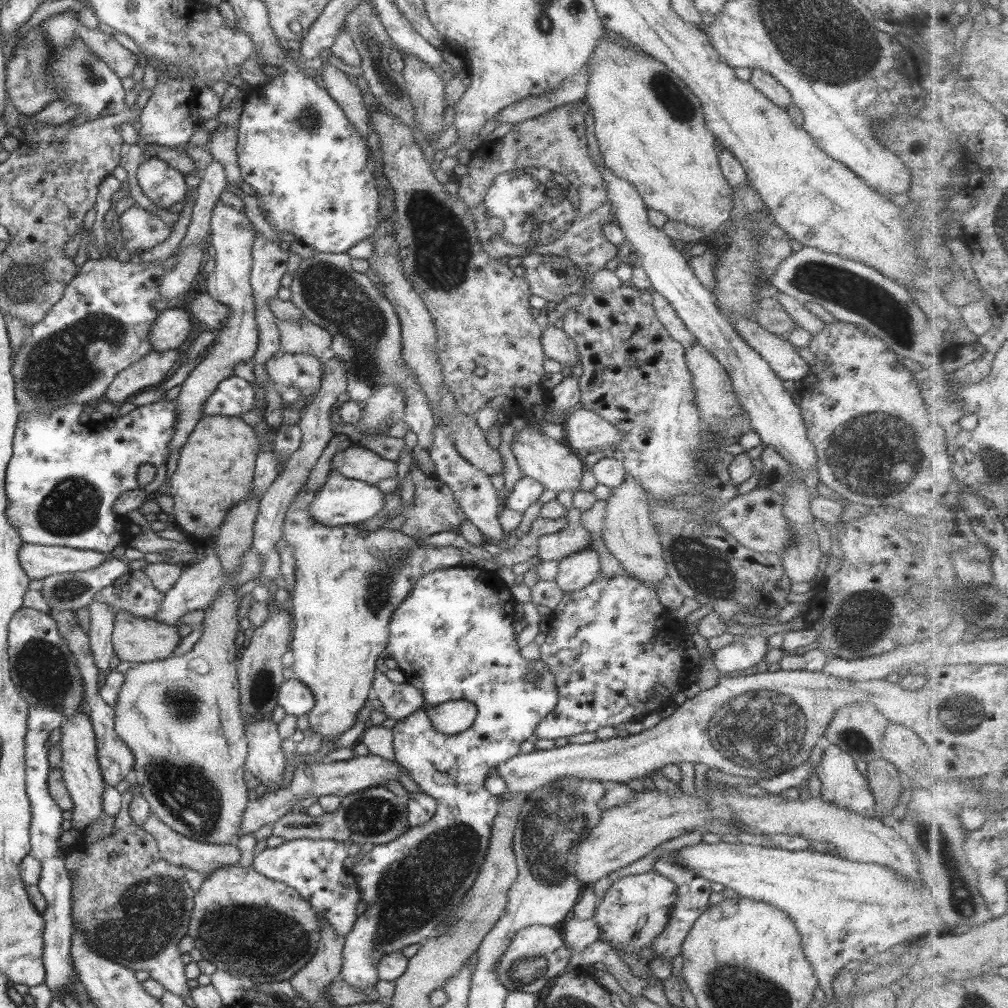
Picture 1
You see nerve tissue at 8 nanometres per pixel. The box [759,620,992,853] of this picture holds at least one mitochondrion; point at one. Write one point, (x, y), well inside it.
(961, 726)

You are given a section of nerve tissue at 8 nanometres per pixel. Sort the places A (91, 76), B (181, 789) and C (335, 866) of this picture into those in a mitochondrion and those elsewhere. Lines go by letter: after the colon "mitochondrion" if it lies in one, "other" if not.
A: mitochondrion
B: mitochondrion
C: other

